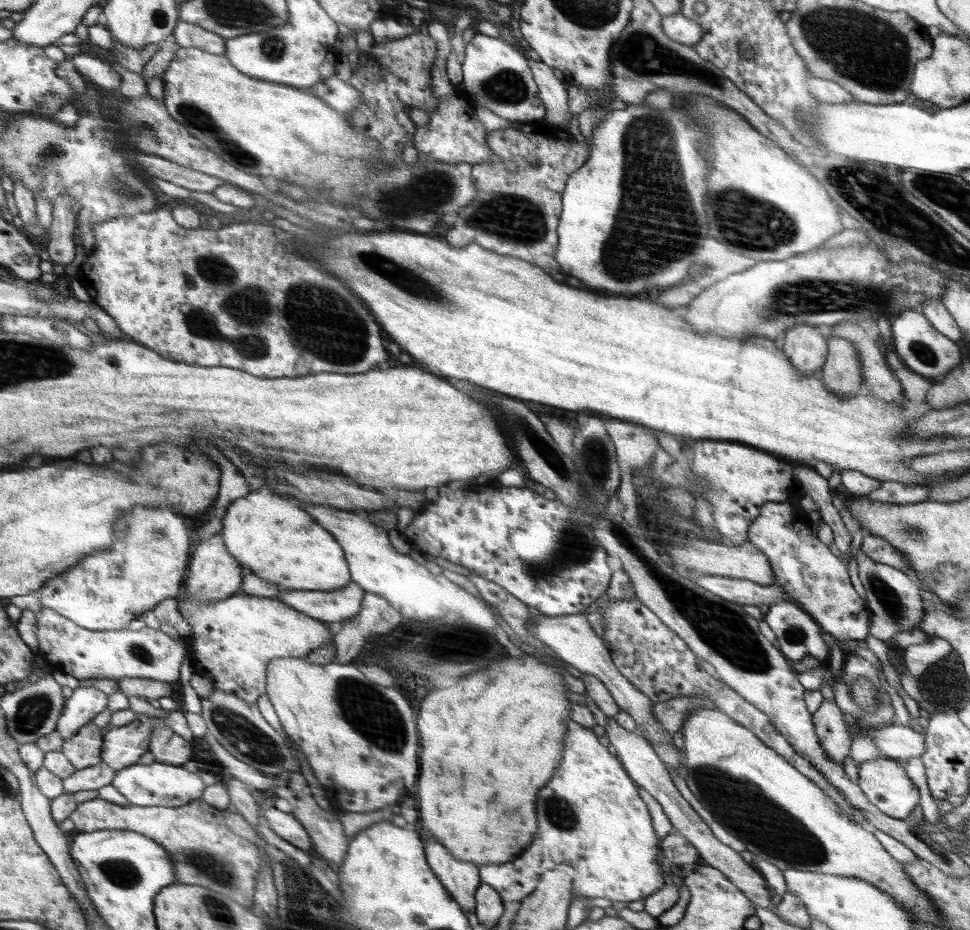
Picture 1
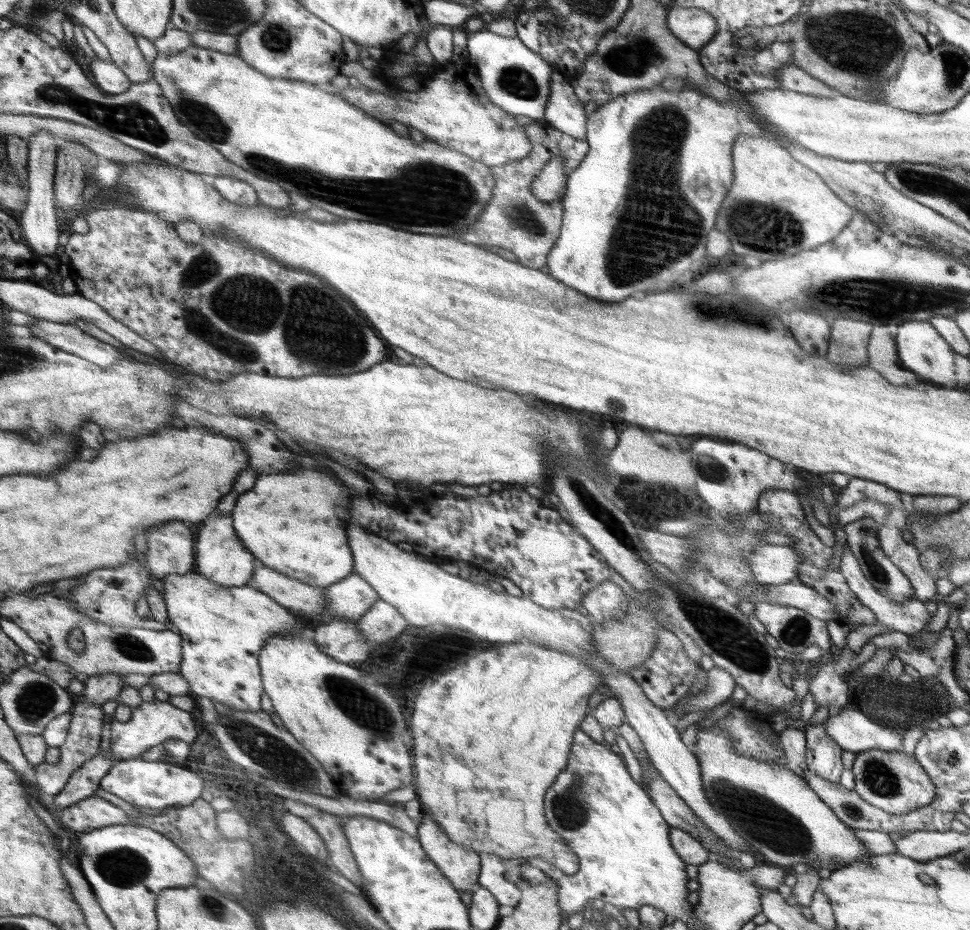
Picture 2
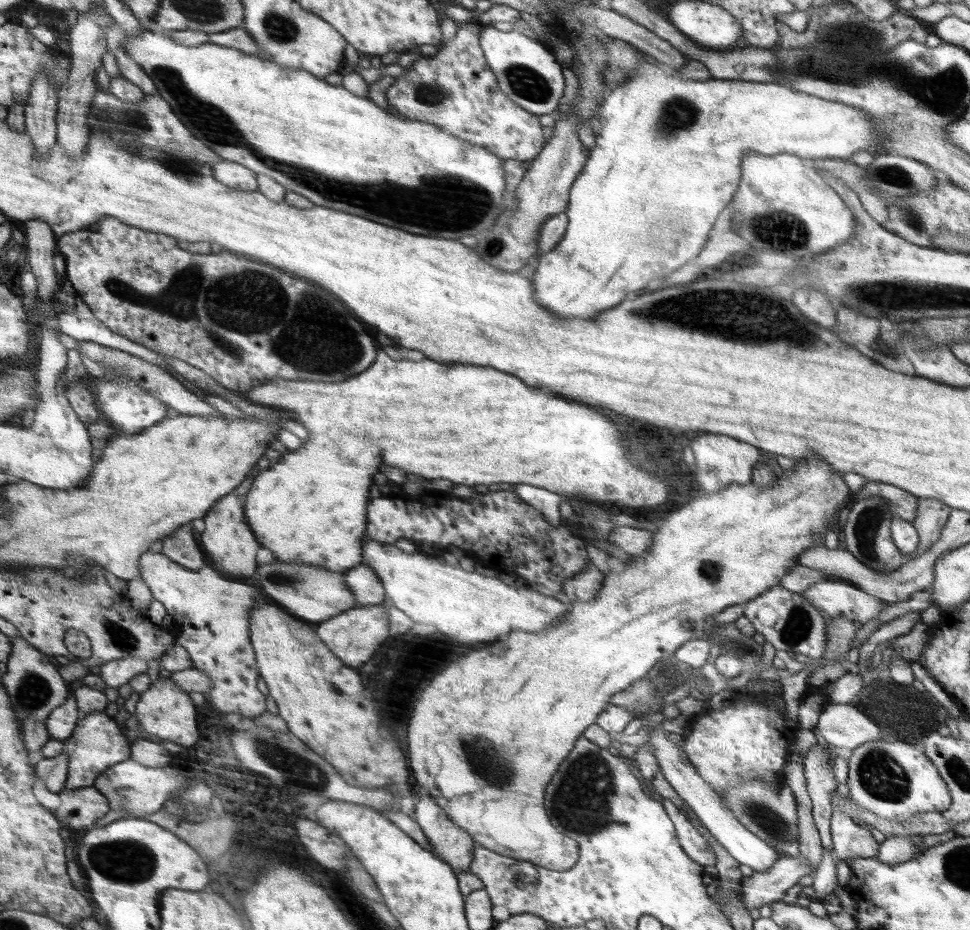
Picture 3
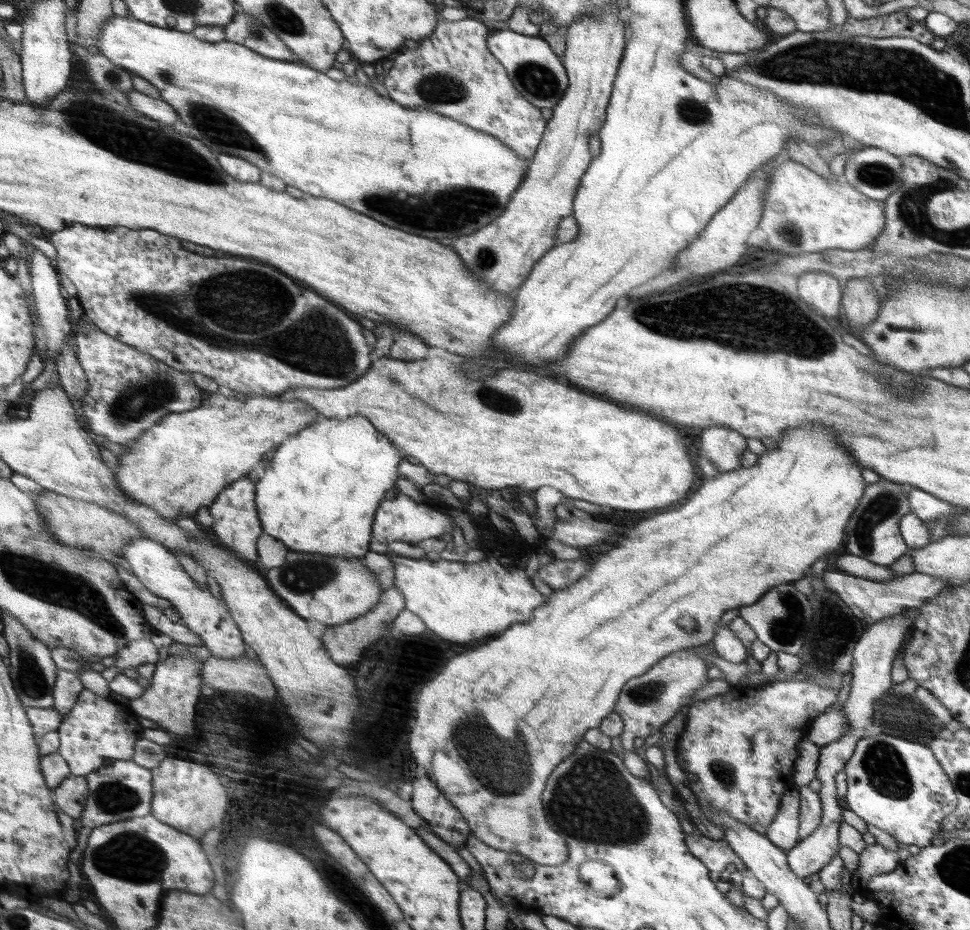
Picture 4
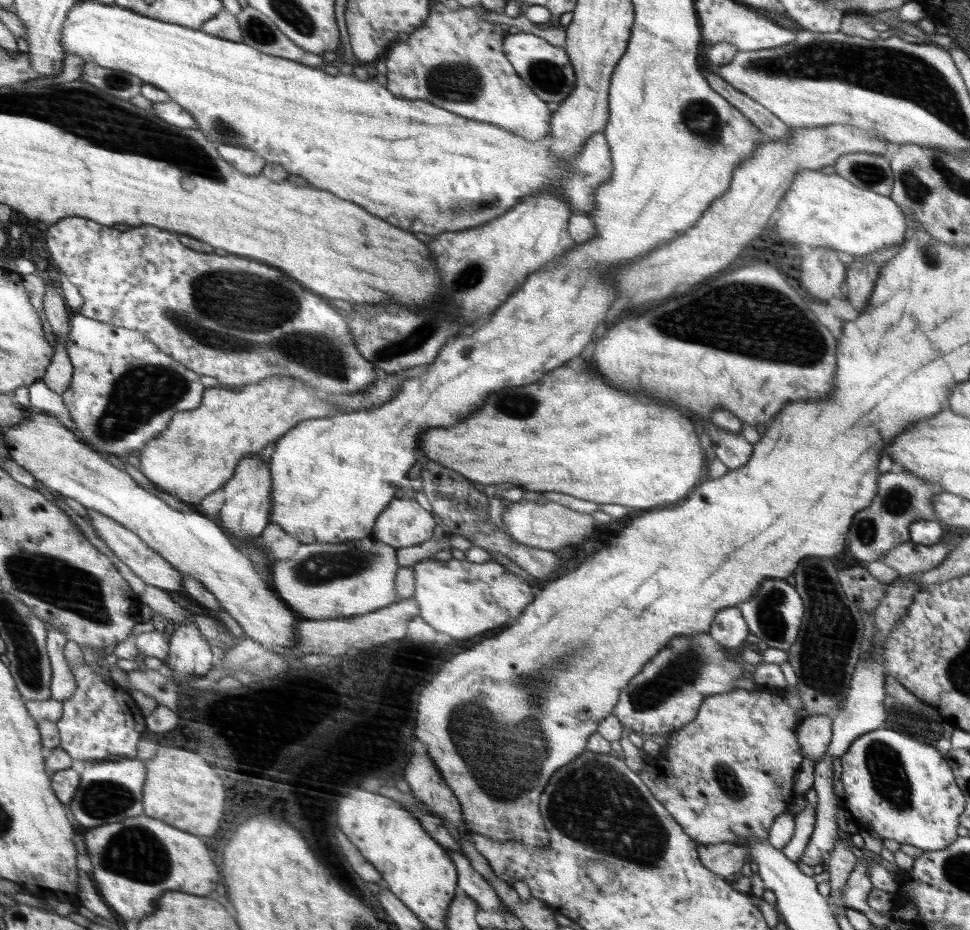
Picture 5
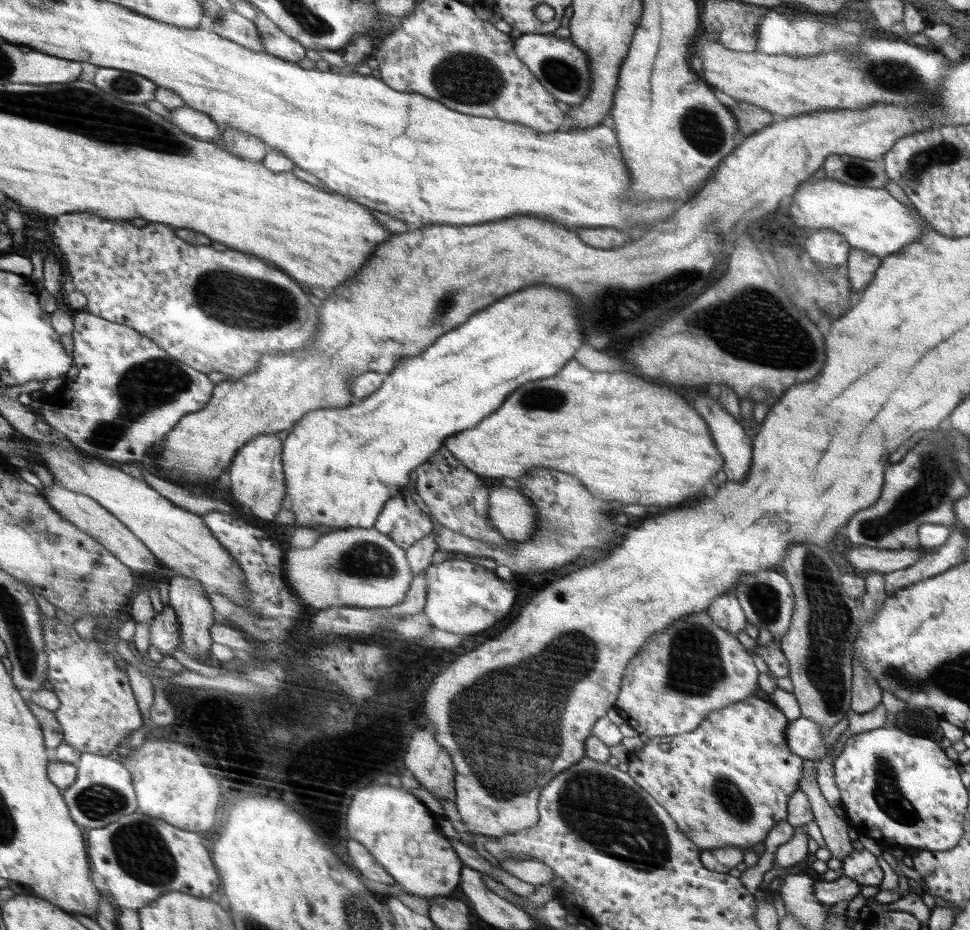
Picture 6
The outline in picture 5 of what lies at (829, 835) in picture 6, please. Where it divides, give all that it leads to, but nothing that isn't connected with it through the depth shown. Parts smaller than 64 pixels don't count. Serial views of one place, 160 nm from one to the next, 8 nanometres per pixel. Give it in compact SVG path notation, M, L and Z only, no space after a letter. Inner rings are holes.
M837 838L828 862L830 873L830 902L835 914L845 912L847 904L843 895L850 873L857 865L859 858L855 857L844 840Z

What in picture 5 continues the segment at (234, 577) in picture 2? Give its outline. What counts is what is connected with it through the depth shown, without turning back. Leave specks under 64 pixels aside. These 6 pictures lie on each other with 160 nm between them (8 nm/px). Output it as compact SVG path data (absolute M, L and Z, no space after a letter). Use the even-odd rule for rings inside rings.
M260 454L242 459L233 475L222 487L224 493L224 506L220 508L217 516L222 528L238 540L258 538L270 523L272 512L273 479L269 465L262 461Z

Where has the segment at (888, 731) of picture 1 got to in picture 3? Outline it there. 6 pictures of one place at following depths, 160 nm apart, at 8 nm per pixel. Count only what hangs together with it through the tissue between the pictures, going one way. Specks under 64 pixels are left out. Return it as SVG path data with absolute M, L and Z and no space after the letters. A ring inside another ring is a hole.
M851 703L828 704L814 729L831 748L838 746L854 750L868 740L881 738L878 725Z

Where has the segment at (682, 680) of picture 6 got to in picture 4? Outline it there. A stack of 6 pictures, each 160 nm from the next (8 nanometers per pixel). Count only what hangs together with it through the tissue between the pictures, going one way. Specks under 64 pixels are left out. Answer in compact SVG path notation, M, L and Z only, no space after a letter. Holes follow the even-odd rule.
M690 648L665 656L644 675L625 683L617 700L617 707L614 708L614 712L623 720L623 731L620 734L623 751L632 752L632 738L646 738L655 733L662 724L666 724L684 704L692 702L694 690L702 688L706 682L706 662Z

